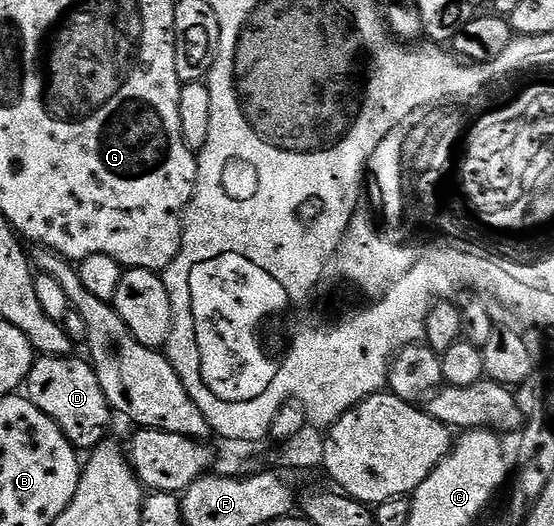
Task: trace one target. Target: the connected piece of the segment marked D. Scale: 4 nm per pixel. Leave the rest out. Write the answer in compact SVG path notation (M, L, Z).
M47 355L34 360L34 368L26 378L25 394L38 408L66 434L68 441L76 449L93 449L107 438L106 430L110 427L112 408L94 368L85 358L59 357Z

